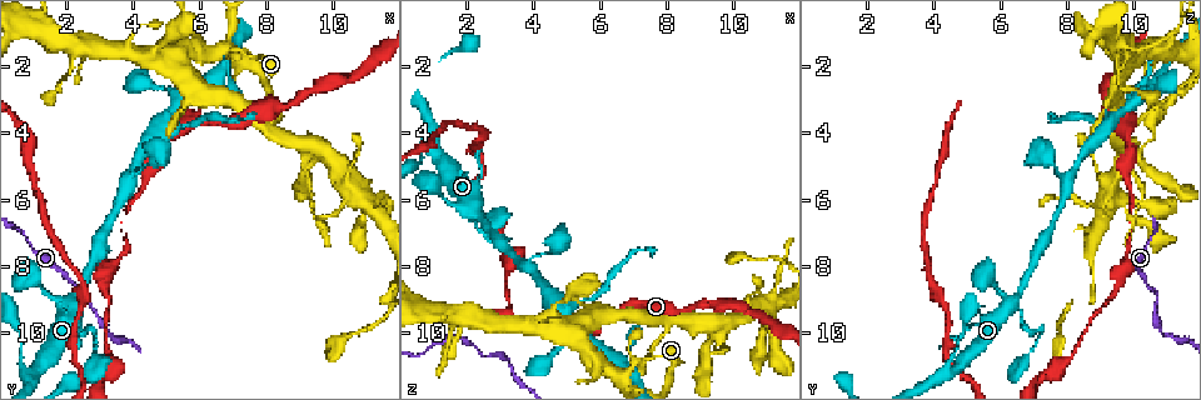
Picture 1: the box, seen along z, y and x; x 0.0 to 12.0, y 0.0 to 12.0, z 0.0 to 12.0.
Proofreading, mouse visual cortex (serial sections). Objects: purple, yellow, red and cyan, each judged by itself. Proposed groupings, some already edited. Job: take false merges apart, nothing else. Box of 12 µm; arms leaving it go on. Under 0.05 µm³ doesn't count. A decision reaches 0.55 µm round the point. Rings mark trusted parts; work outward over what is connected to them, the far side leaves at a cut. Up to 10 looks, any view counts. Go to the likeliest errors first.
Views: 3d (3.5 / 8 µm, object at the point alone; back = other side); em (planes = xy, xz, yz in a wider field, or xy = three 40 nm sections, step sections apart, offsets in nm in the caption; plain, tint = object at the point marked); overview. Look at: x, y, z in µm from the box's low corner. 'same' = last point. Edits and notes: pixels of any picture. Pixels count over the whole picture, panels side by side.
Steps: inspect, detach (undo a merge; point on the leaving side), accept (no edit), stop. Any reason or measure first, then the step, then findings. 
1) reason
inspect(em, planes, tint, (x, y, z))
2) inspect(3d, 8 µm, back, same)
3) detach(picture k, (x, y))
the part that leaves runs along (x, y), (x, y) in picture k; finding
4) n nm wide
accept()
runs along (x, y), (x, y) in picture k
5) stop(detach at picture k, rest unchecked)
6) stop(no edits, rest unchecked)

sharp bend
inspect(3d, 3.5 µm, (2.1, 9.3, 6.7))

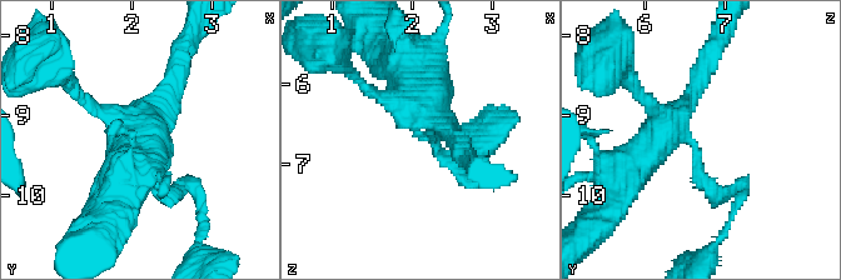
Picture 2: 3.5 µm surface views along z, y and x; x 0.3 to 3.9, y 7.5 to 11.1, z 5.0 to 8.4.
4 arms; arms of 150, 250, 250, 500 nm
inspect(em, xy, step 5, tint, (2.10, 9.35, 6.60))

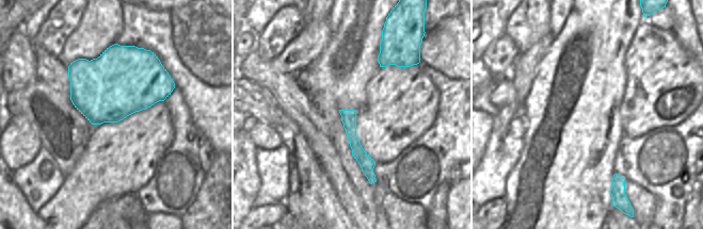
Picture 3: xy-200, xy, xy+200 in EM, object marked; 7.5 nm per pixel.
accept()
runs along (342, 112), (371, 180) in picture 3; all the same cell

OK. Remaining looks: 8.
thin arm on a thick one
inspect(3d, 8 µm, (4.9, 3.6, 9.2))

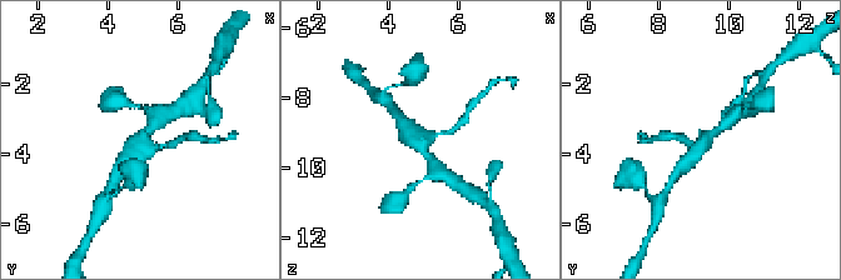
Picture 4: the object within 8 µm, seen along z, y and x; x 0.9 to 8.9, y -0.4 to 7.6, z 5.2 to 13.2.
inspect(3d, 3.5 µm, (5.0, 3.8, 9.2))

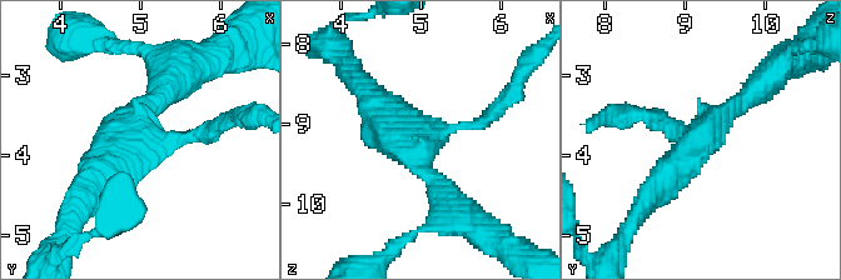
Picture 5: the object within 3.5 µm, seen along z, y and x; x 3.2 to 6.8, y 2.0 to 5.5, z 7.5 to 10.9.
3 arms; arms of 150, 300, 400 nm; need the tissue
inspect(em, xy, step 2, tint, (4.95, 3.70, 9.25))

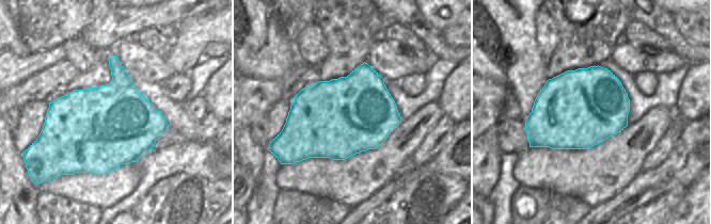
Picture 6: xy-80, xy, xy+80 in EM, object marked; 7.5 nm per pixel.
accept()
runs along (657, 186), (718, 118), (760, 88) in picture 5; continuous, no second cell

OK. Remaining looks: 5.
small branch off a trunk
inspect(3d, 3.5 µm, (6.8, 1.9, 10.9))

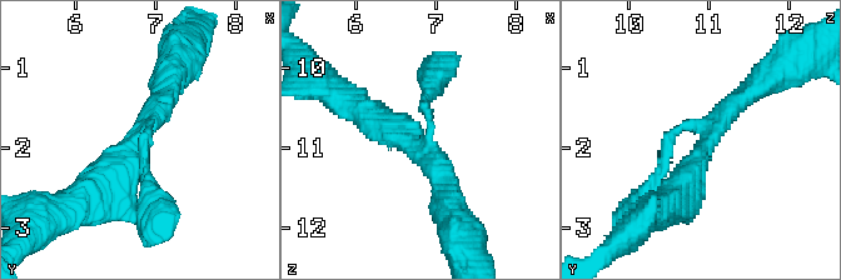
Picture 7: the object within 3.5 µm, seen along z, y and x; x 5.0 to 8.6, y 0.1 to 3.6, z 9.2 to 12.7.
3 arms; arms of 150, 250, 400 nm; shape alone is not enough
inspect(em, xy, step 3, tint, (6.75, 1.90, 11.00))

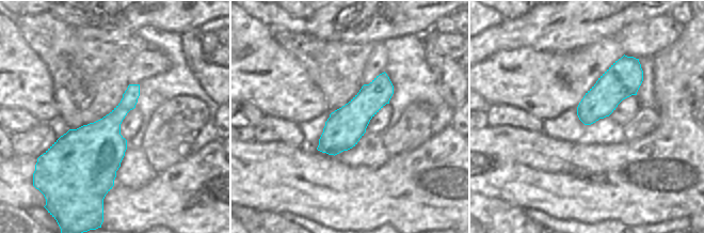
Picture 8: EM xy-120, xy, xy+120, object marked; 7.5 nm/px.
accept()
one cell here

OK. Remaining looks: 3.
thin arm on a thick one
inspect(3d, 3.5 µm, (0.9, 11.2, 4.4))

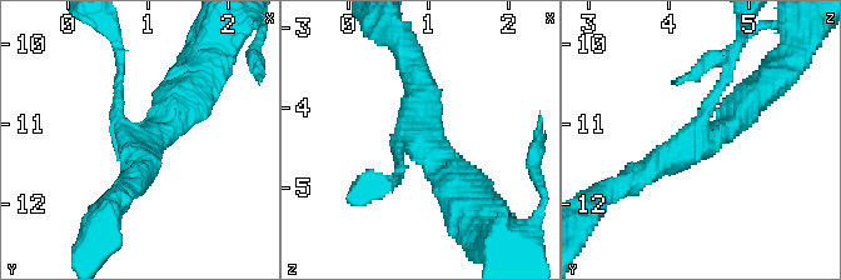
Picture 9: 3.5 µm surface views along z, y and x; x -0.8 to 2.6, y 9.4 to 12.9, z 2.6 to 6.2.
3 arms; arms of 150, 350, 400 nm; shape alone is not enough
inspect(em, xy, step 5, tint, (0.80, 11.20, 4.40))

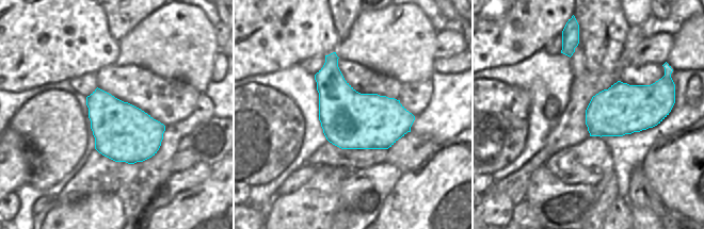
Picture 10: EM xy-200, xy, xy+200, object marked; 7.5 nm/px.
440 nm wide
accept()
runs along (462, 193), (412, 138), (399, 170) in picture 9; continuous, no second cell

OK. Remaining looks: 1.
stop(no edits, rest unchecked)

